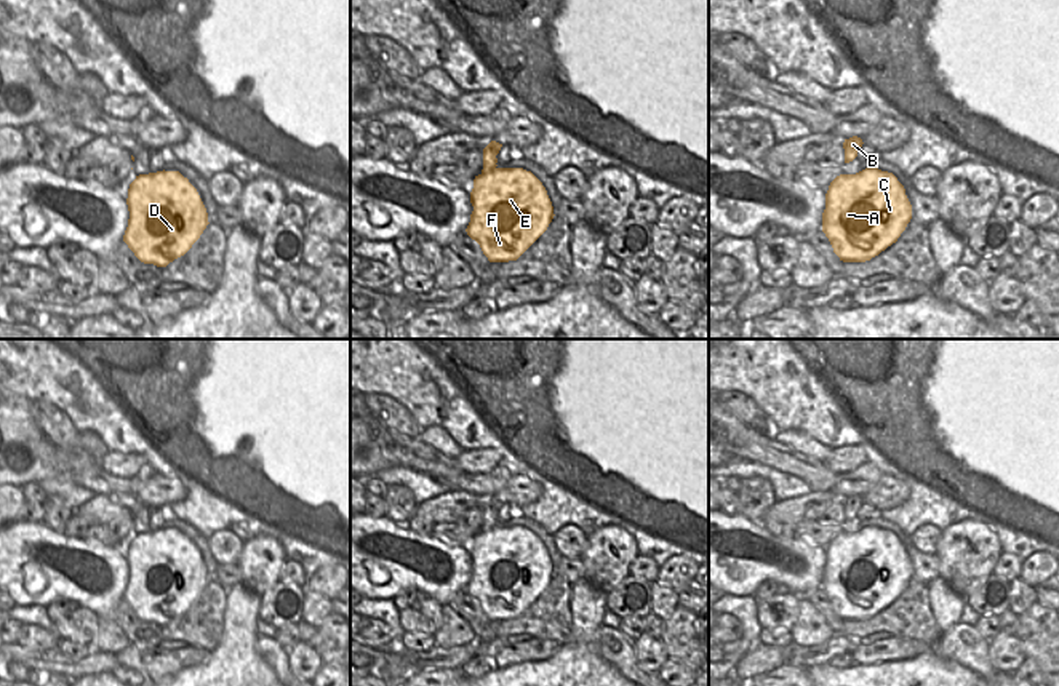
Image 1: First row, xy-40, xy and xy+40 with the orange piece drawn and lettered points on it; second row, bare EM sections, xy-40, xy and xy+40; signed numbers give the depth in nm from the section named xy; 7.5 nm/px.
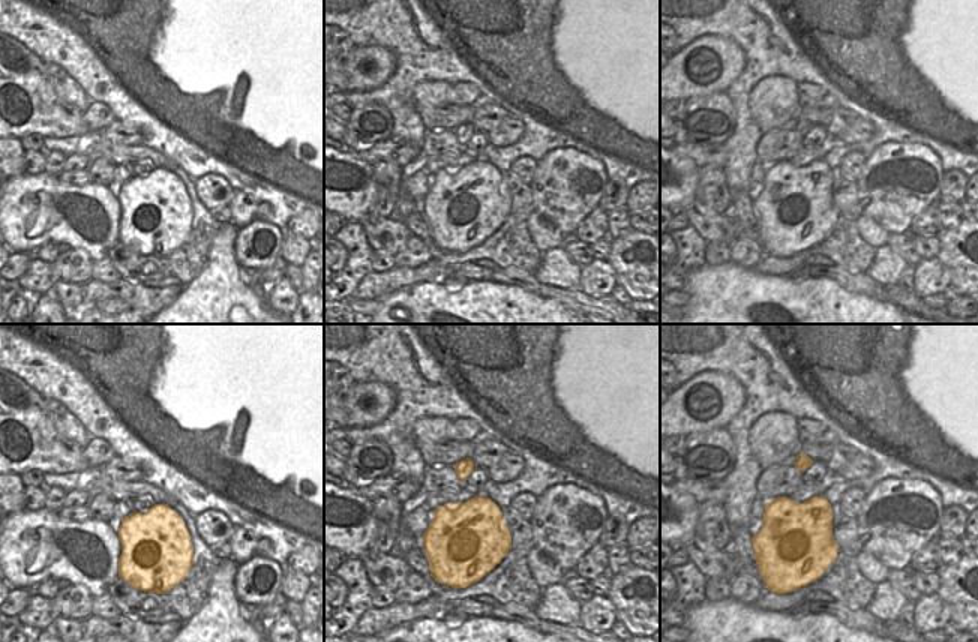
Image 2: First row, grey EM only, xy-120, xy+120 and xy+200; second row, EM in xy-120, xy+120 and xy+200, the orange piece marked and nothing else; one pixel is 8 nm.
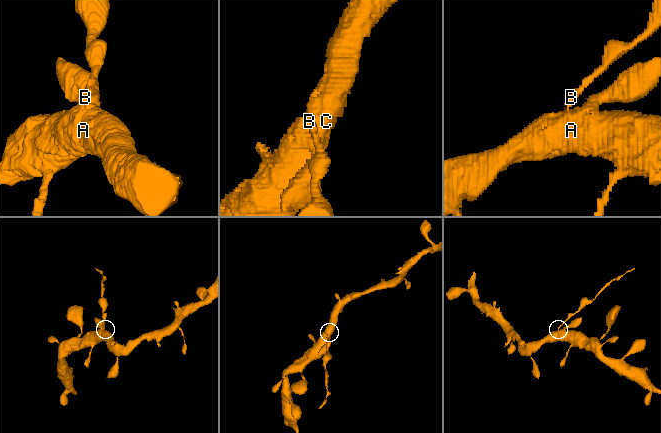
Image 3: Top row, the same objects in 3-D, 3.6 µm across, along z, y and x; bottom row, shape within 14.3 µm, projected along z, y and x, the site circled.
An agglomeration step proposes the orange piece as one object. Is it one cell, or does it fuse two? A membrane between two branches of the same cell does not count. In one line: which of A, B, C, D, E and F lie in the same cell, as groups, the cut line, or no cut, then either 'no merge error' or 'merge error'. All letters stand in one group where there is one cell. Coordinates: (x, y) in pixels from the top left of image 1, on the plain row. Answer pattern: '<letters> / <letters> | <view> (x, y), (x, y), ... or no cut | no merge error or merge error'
A C D E F / B | xy (495, 525), (482, 531) | merge error

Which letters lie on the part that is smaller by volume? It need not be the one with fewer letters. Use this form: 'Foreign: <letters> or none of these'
Foreign: B

